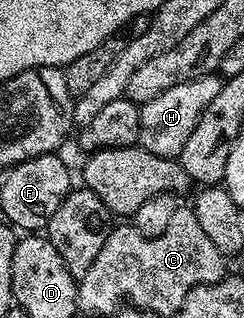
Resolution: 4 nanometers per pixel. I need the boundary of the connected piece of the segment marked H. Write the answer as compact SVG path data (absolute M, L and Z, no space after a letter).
M216 73L199 75L197 79L174 85L174 89L166 89L166 93L158 93L158 97L143 104L140 107L139 146L167 159L179 156L182 145L186 145L190 133L194 133L194 125L198 125L201 111L218 97L221 82L221 76Z

